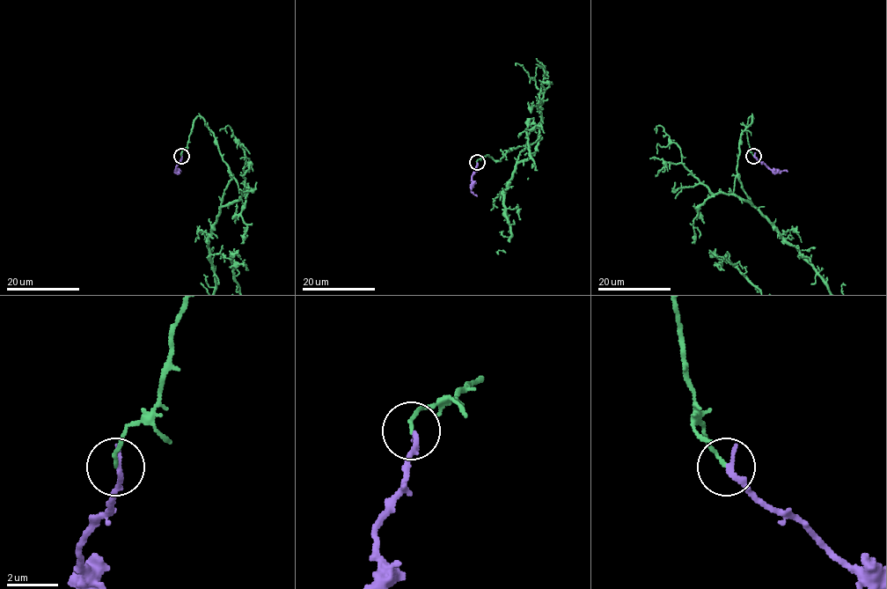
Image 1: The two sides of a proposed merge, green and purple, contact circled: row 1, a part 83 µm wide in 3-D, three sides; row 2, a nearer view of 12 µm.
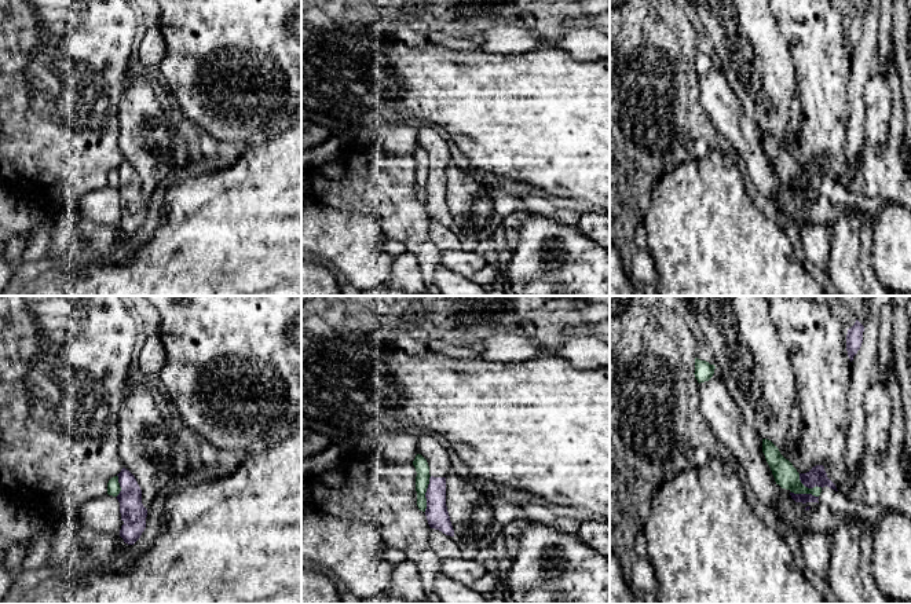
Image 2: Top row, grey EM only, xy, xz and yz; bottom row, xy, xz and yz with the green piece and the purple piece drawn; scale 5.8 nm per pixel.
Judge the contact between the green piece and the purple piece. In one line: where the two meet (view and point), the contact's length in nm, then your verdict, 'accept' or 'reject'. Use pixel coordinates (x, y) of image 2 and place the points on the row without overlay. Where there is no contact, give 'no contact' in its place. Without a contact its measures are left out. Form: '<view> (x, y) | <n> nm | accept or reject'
xz (424, 186) | 220 nm | reject

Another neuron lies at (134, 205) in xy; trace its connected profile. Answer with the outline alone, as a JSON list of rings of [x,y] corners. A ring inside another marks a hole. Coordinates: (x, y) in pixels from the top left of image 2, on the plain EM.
[[[125,160],[117,168],[121,179],[117,191],[124,213],[120,228],[125,235],[133,237],[146,220],[147,201],[142,195],[142,182],[135,168]]]

